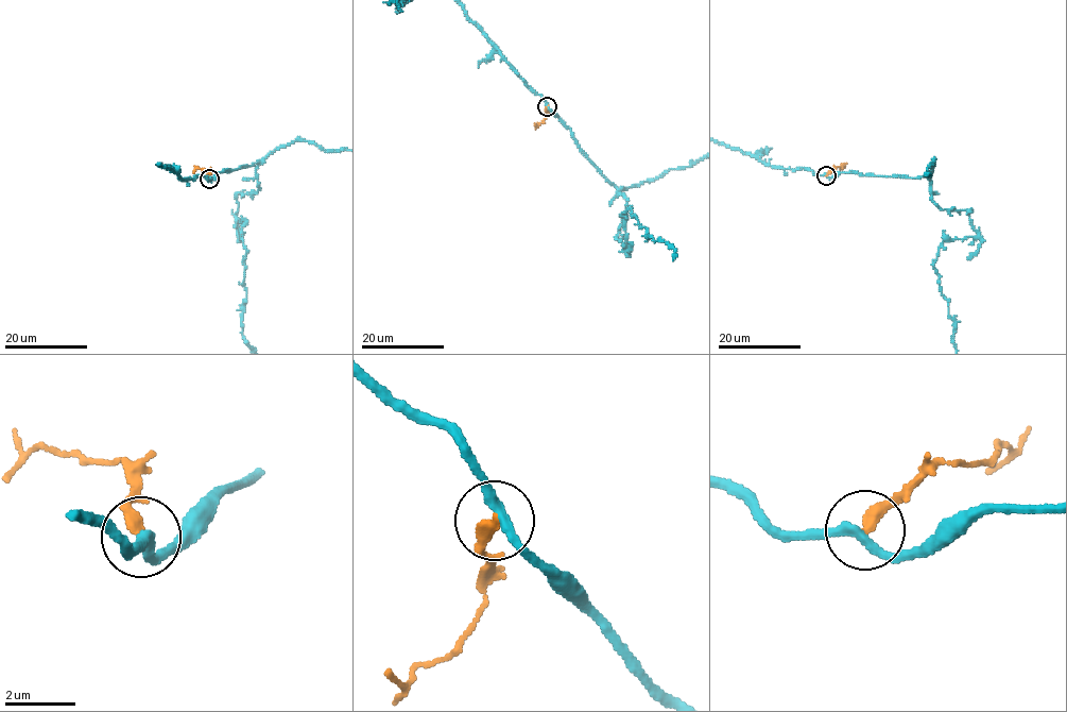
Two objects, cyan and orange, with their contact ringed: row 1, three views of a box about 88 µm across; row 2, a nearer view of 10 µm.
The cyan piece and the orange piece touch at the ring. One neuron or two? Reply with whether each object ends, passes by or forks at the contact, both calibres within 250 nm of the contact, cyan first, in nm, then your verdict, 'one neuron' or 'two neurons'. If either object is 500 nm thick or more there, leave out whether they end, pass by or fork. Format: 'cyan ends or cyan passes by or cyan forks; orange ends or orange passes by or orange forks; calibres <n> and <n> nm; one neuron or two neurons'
cyan passes by; orange ends; calibres 280 and 360 nm; two neurons

